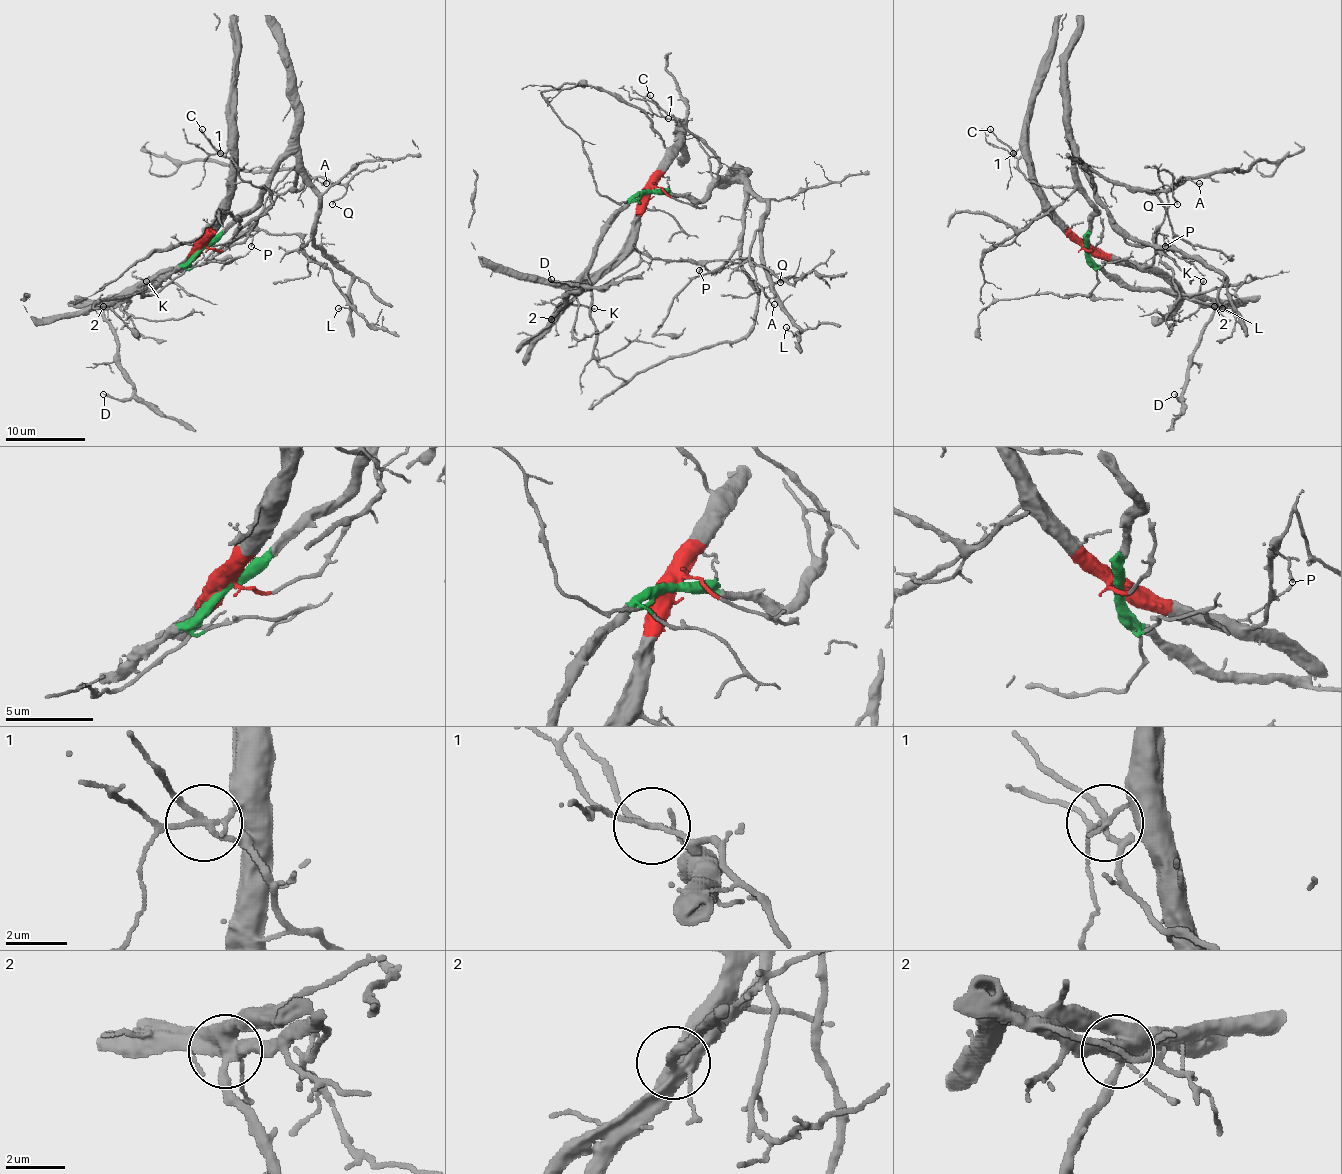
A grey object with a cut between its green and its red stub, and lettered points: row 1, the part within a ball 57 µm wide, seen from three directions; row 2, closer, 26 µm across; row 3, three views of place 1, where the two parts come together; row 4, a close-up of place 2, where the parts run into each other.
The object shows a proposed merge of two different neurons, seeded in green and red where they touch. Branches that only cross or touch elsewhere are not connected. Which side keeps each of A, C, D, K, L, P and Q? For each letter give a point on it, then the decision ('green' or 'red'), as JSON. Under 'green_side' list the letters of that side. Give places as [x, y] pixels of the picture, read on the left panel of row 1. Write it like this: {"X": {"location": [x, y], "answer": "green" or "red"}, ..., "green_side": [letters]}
{"A": {"location": [326, 183], "answer": "green"}, "C": {"location": [202, 129], "answer": "green"}, "D": {"location": [103, 394], "answer": "red"}, "K": {"location": [146, 281], "answer": "red"}, "L": {"location": [338, 308], "answer": "green"}, "P": {"location": [251, 246], "answer": "red"}, "Q": {"location": [332, 204], "answer": "green"}, "green_side": ["A", "C", "L", "Q"]}

